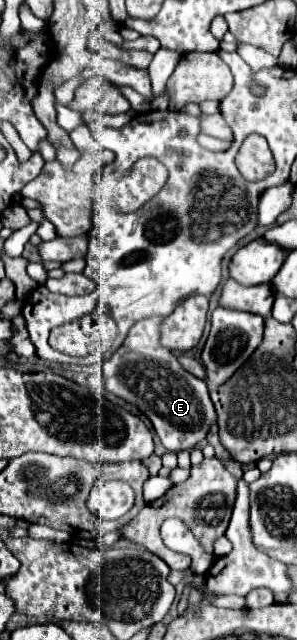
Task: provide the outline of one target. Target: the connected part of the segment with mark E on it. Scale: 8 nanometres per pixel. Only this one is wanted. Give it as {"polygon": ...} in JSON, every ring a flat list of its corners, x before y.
{"polygon":[[151,317,135,323,123,345,103,363,103,377,109,393,135,405,149,417,167,451,191,451,205,443,217,415,205,381,185,371,177,357,159,343,163,321,165,317]]}

